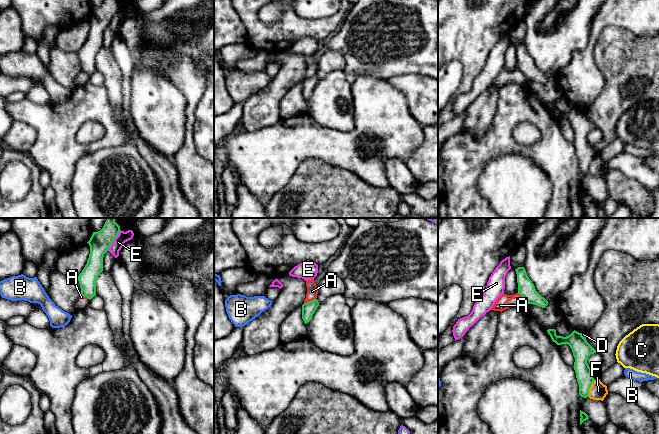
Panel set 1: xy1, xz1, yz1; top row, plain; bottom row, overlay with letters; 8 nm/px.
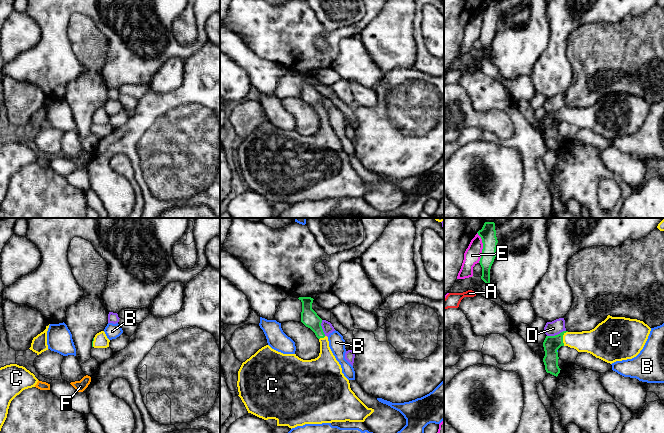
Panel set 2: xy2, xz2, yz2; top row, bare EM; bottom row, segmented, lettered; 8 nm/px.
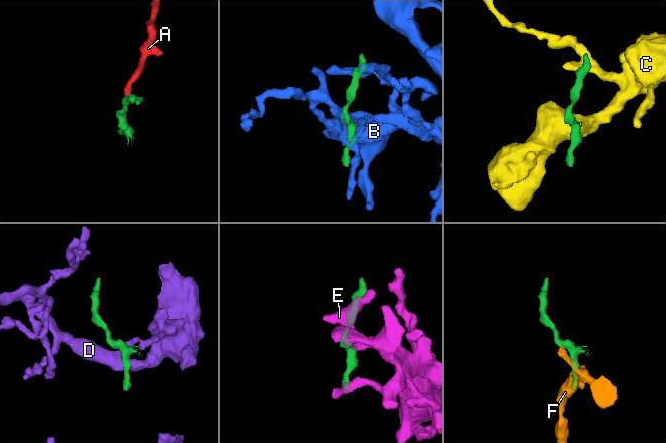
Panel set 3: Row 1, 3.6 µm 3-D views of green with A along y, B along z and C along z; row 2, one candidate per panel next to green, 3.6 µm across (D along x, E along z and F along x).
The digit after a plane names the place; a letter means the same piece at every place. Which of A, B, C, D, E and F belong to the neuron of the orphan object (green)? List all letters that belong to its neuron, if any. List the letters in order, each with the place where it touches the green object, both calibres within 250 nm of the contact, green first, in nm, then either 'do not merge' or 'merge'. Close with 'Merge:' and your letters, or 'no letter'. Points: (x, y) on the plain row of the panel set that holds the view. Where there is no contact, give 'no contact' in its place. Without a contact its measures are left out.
A: xz1 (309, 77) | 110/90 nm | do not merge
B: yz2 (556, 127) | 140/20 nm | do not merge
C: yz2 (562, 114) | 140/190 nm | merge
D: yz2 (556, 111) | 140/120 nm | do not merge
E: yz2 (483, 23) | 130/140 nm | do not merge
F: yz1 (589, 164) | 130/140 nm | do not merge
Merge: C

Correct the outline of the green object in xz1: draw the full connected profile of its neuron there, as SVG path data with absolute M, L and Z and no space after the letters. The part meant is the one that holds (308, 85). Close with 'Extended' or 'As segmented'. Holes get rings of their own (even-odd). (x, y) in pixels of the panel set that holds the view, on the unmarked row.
M317 75L304 79L302 81L302 95L305 100L307 100L311 96L318 82L319 78Z. As segmented

